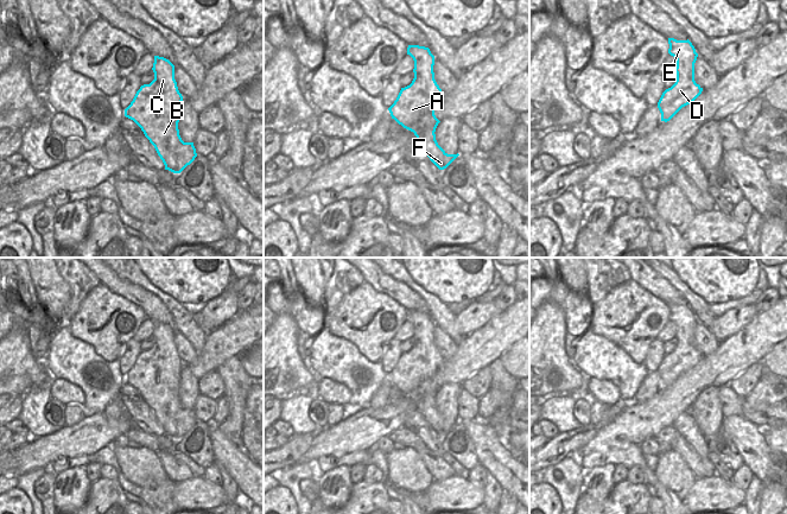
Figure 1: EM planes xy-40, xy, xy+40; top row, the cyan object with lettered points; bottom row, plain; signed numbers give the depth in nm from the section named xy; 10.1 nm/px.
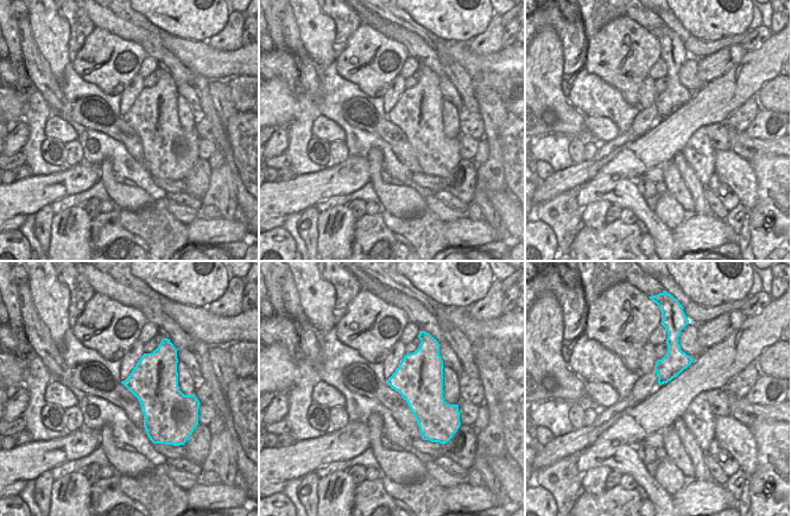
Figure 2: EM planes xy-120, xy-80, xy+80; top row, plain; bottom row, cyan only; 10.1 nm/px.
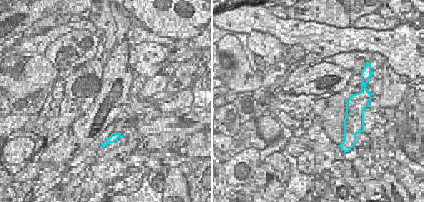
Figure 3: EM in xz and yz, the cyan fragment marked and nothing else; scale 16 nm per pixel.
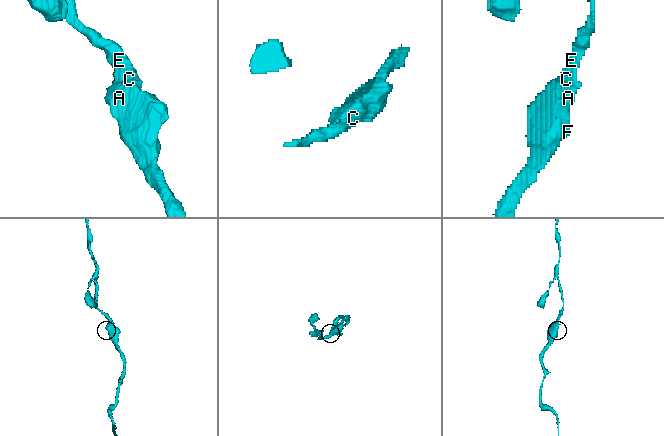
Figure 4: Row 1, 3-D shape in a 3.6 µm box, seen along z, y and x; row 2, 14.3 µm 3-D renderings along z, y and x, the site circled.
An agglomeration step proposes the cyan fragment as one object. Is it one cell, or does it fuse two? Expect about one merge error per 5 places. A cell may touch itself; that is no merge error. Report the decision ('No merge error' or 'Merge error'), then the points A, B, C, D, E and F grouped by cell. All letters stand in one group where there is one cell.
No merge error. Groups: A B C D E F.

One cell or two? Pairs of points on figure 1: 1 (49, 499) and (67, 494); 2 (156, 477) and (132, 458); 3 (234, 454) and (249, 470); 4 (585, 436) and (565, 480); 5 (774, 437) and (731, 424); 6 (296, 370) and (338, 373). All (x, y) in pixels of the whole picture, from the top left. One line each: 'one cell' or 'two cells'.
1: two cells
2: one cell
3: one cell
4: two cells
5: two cells
6: two cells

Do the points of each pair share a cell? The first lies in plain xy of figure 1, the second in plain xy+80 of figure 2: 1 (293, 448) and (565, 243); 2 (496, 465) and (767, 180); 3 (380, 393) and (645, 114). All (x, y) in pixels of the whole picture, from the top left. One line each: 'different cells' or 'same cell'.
1: different cells
2: different cells
3: same cell

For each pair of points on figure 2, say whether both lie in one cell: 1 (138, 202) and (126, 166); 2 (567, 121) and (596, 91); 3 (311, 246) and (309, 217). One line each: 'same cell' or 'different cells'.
1: different cells
2: different cells
3: same cell

